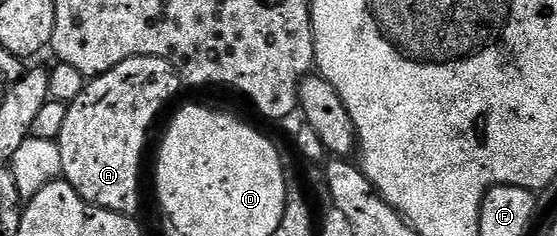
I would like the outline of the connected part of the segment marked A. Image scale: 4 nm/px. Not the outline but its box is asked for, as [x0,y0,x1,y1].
[59,57,182,218]

